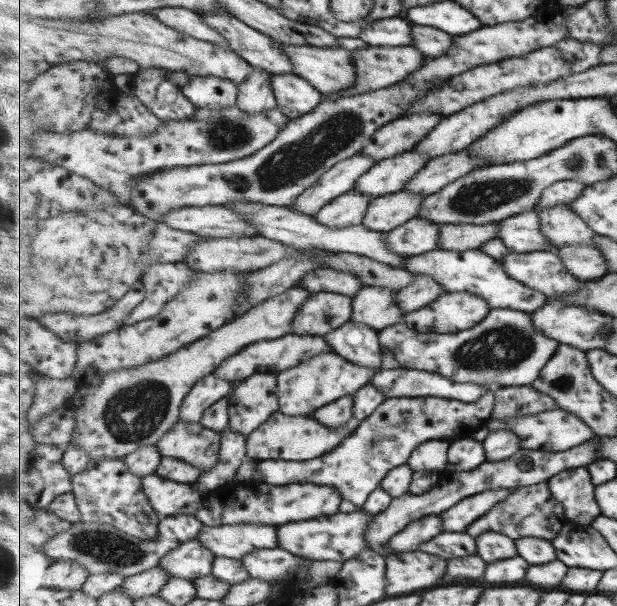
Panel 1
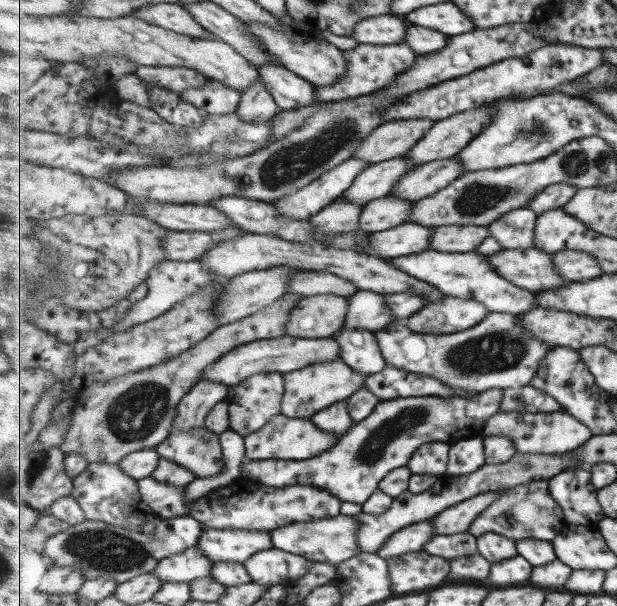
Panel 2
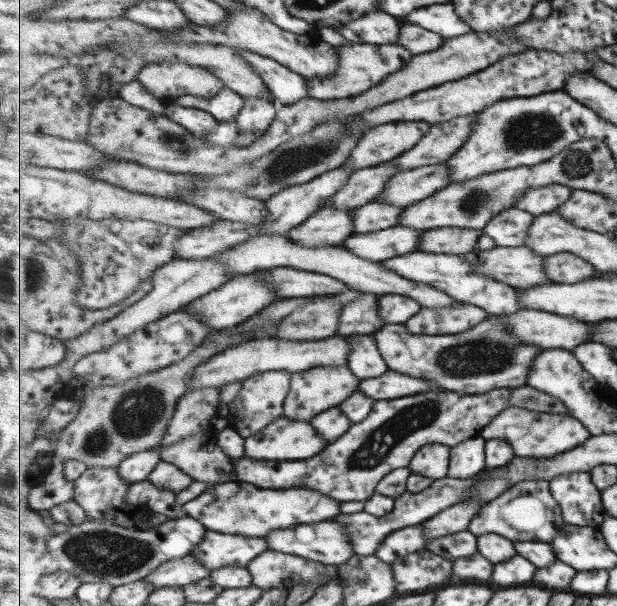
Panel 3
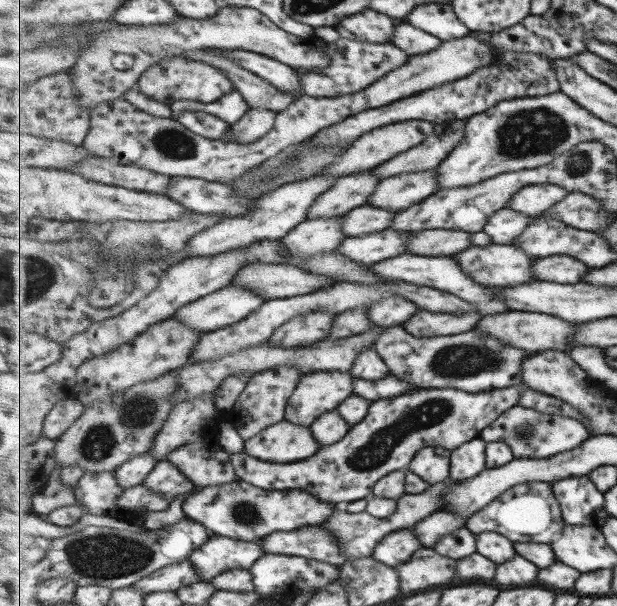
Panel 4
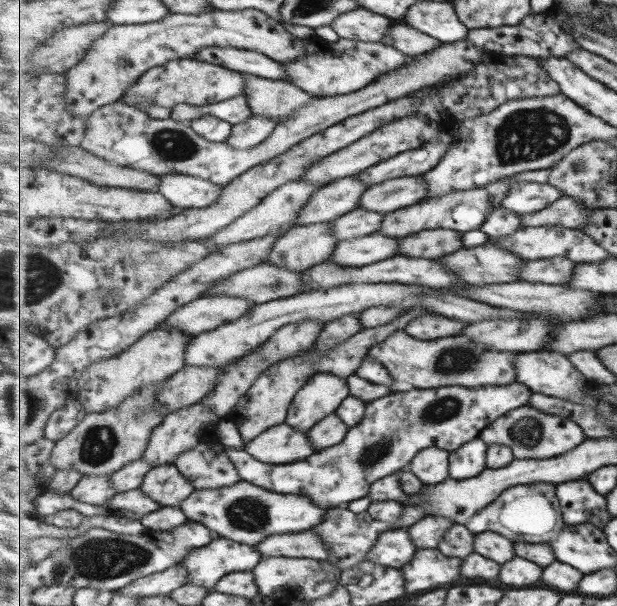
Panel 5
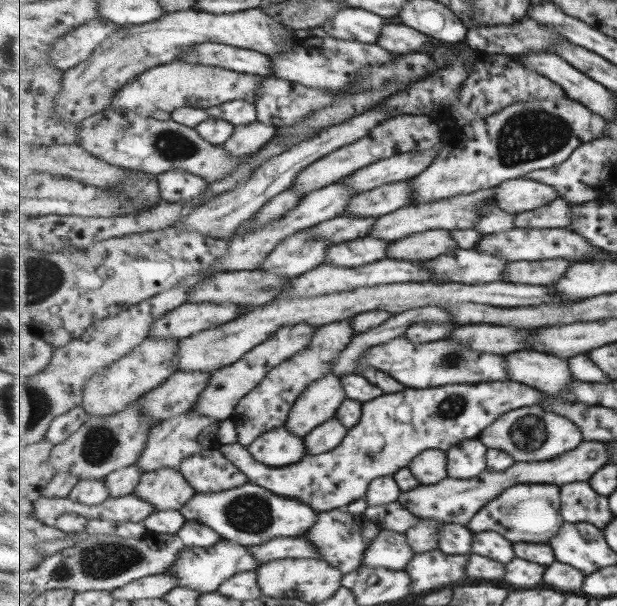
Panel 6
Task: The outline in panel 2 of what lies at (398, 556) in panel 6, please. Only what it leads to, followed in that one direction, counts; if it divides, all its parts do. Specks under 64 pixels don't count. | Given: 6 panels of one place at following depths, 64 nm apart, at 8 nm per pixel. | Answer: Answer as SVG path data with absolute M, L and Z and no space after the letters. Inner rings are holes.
M431 520L418 522L411 528L393 534L378 552L381 556L399 556L405 552L417 552L423 548L423 544L431 542L433 536L435 536L435 526Z

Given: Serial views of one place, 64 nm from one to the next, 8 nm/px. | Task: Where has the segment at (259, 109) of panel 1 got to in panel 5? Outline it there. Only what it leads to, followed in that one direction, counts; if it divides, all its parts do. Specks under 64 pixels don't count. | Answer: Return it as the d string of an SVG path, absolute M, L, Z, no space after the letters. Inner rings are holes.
M253 115L246 122L234 126L232 136L227 140L227 144L238 150L256 148L259 144L268 140L269 136L272 136L276 127L275 120Z

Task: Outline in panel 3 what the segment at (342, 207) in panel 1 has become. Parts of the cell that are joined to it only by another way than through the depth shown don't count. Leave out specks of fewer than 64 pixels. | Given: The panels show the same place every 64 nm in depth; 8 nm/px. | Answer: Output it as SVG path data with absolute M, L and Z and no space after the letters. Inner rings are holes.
M323 207L288 236L290 242L308 248L342 246L355 230L355 209Z

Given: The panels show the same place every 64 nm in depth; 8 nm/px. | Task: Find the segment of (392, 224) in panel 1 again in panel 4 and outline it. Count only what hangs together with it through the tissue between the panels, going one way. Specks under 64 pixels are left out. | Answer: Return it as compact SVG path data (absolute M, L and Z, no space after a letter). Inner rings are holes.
M363 205L343 216L343 233L346 237L358 237L389 229L397 211Z

